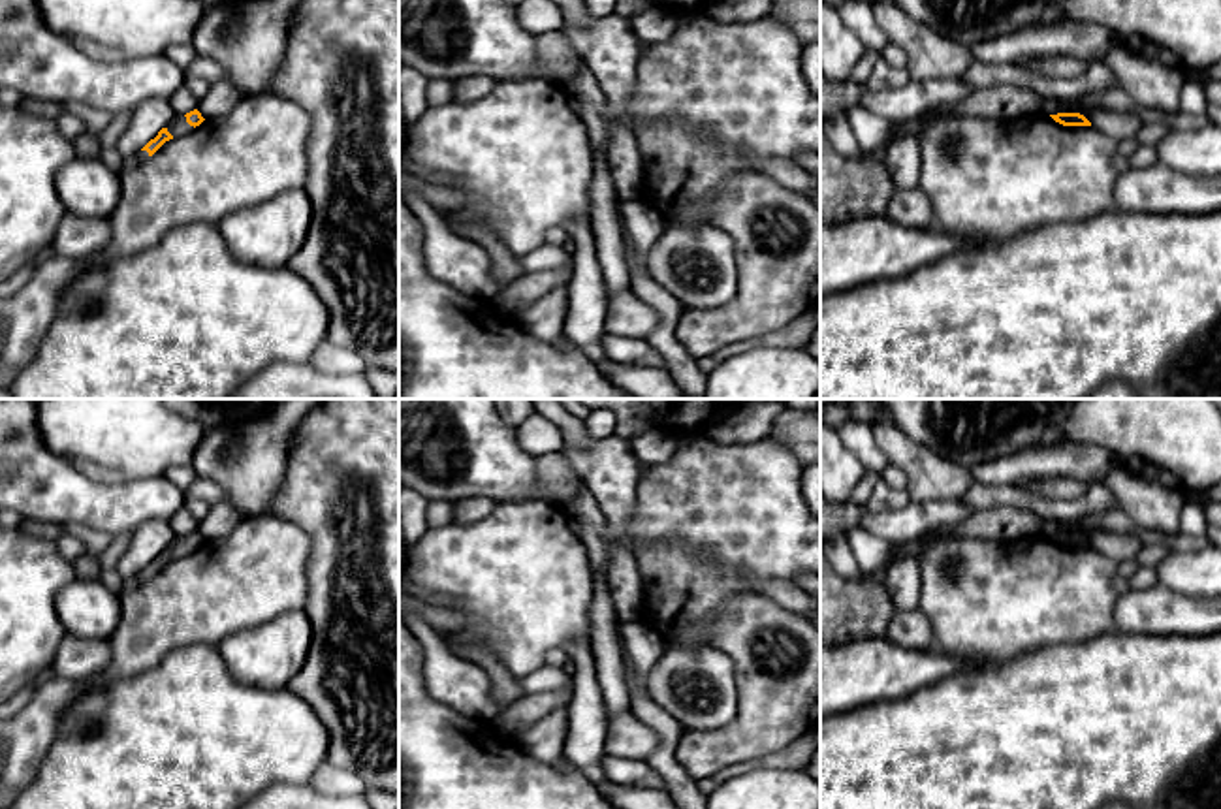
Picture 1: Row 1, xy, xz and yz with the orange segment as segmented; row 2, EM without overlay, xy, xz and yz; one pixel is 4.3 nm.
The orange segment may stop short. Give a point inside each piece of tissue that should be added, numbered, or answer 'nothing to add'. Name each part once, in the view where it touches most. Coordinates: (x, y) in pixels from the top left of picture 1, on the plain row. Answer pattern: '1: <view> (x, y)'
1: xy (177, 546)

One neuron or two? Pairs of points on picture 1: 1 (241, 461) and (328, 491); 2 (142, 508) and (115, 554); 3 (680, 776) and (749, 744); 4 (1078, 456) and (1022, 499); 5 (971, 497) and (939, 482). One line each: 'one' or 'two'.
1: two
2: two
3: two
4: two
5: two

